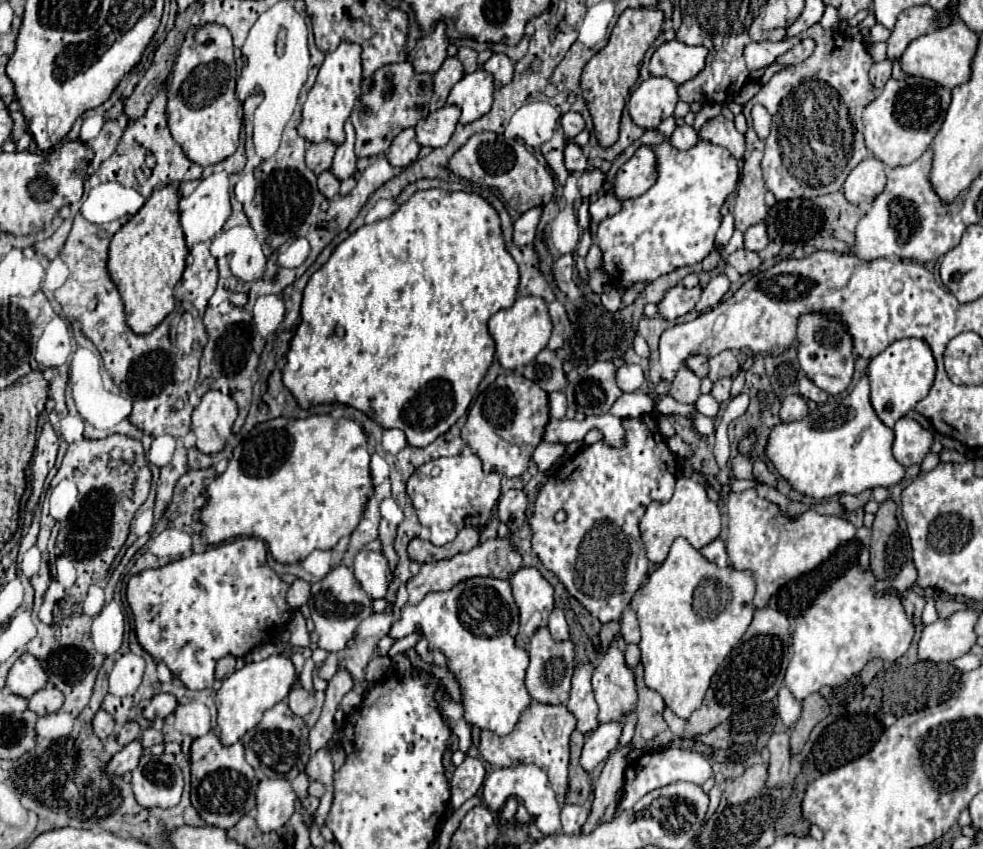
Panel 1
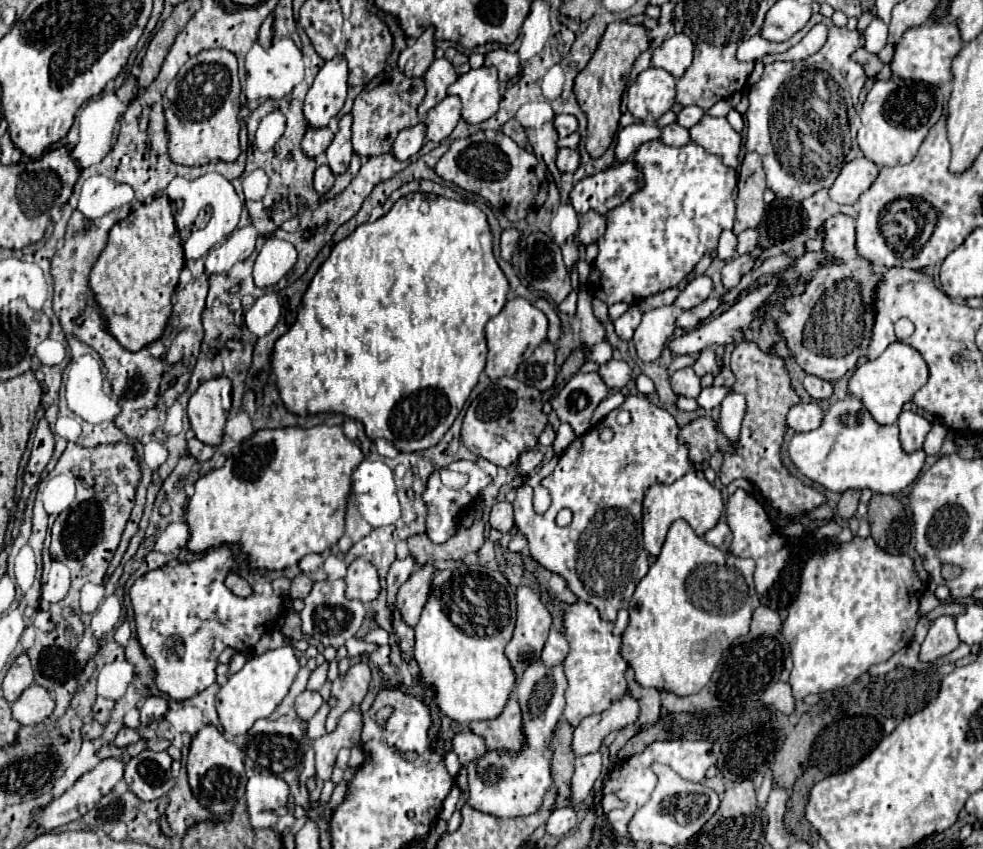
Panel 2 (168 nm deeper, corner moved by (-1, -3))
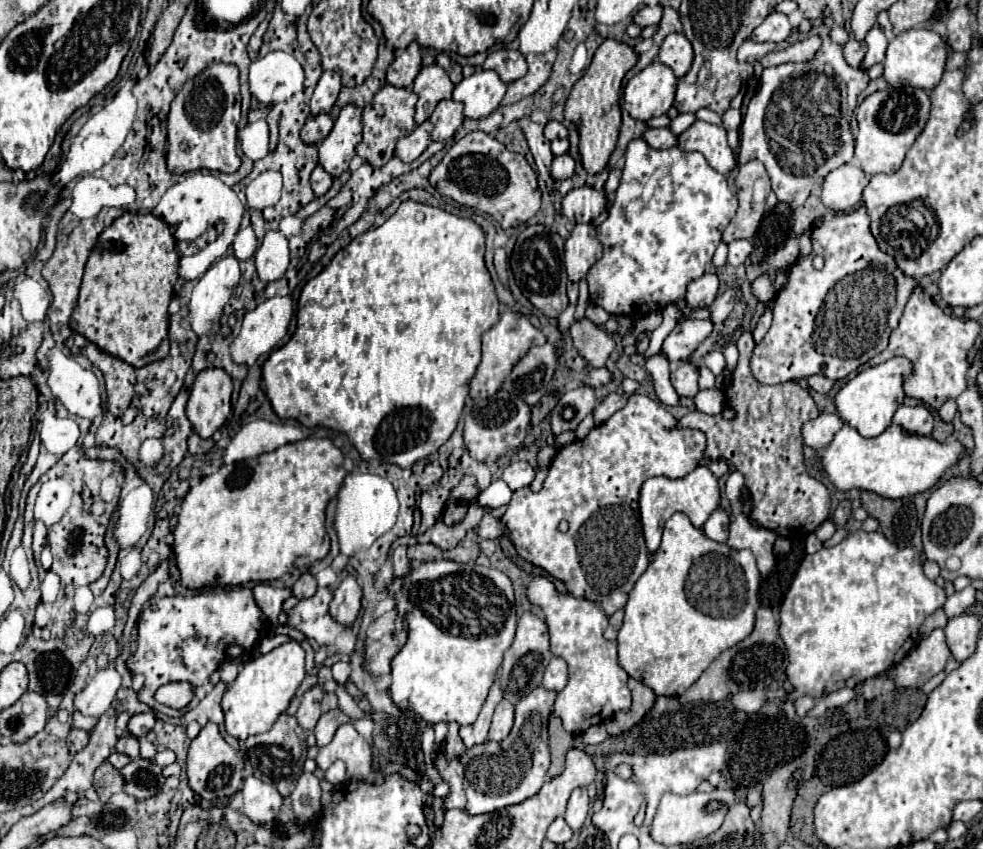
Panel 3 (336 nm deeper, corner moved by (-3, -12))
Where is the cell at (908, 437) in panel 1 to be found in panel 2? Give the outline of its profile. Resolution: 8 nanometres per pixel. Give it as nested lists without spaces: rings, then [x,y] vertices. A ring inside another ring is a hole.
[[[903,410],[897,418],[897,424],[901,430],[903,450],[907,450],[907,452],[921,448],[927,432],[931,430],[931,422],[927,422],[921,414],[917,414],[913,410]]]

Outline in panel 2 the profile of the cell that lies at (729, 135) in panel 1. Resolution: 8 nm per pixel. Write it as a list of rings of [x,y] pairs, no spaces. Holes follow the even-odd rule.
[[[703,116],[693,128],[689,128],[691,142],[705,148],[705,152],[715,154],[721,162],[729,168],[739,166],[739,150],[741,150],[741,136],[729,126],[727,118],[713,118]]]

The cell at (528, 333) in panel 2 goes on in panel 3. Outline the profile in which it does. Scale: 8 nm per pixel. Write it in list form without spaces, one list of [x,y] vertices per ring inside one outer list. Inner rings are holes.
[[[505,311],[501,315],[499,323],[493,325],[483,335],[483,359],[481,359],[481,365],[479,365],[479,369],[475,373],[475,379],[471,381],[471,391],[469,391],[471,399],[493,397],[501,389],[501,383],[507,379],[507,375],[513,369],[513,365],[529,351],[529,347],[537,345],[537,341],[543,341],[541,331],[535,329],[531,325],[531,321],[523,313]]]

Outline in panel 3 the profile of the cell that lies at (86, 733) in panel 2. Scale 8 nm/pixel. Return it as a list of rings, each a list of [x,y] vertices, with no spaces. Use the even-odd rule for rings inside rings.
[[[71,731],[69,733],[69,749],[71,749],[71,753],[77,753],[77,751],[81,751],[81,749],[85,749],[87,747],[87,743],[89,743],[89,733],[87,731]]]

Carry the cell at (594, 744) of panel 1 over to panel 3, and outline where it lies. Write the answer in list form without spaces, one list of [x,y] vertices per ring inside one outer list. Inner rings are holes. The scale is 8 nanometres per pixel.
[[[577,787],[577,791],[571,793],[569,803],[567,803],[567,813],[565,813],[565,821],[569,823],[569,827],[573,831],[579,831],[585,823],[585,817],[589,813],[589,793],[585,791],[585,787]]]

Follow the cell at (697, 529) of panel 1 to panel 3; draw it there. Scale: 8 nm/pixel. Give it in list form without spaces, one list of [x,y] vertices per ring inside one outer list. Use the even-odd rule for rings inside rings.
[[[699,465],[693,473],[689,473],[683,479],[675,479],[675,481],[669,481],[667,477],[651,477],[651,479],[647,479],[643,483],[643,487],[641,487],[641,497],[639,497],[641,525],[643,525],[647,549],[651,553],[655,553],[657,547],[661,547],[661,531],[663,531],[665,523],[669,521],[669,517],[675,511],[685,513],[689,517],[689,521],[697,529],[701,529],[705,525],[705,521],[709,519],[709,515],[719,509],[719,499],[721,497],[719,497],[717,479],[713,477],[713,473],[705,465]]]

